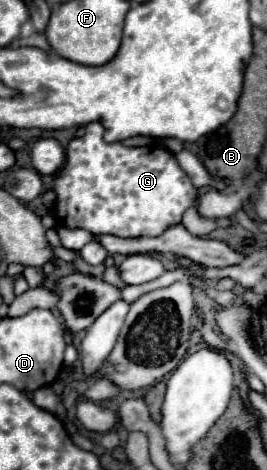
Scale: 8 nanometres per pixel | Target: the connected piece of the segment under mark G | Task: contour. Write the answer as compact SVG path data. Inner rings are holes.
M100 122L86 126L86 134L74 138L66 148L66 162L62 170L54 176L56 192L56 216L64 228L84 228L94 236L112 234L122 238L138 236L160 236L174 220L182 220L182 214L196 200L196 188L190 178L178 166L172 152L158 146L144 148L126 148L120 142L108 144L102 138L104 128Z

